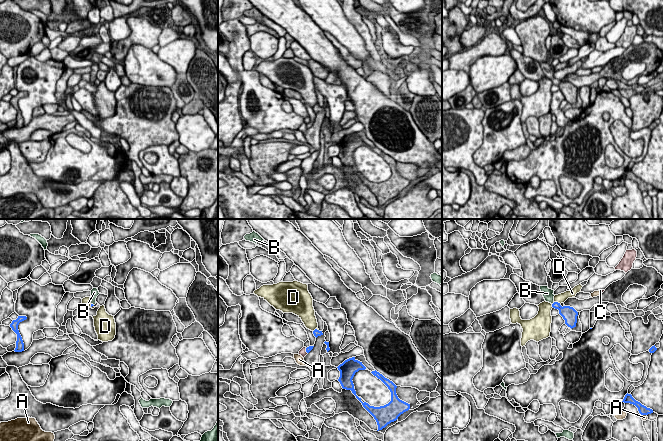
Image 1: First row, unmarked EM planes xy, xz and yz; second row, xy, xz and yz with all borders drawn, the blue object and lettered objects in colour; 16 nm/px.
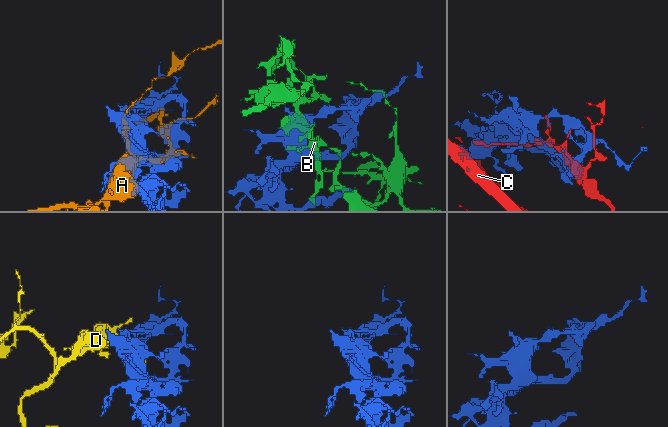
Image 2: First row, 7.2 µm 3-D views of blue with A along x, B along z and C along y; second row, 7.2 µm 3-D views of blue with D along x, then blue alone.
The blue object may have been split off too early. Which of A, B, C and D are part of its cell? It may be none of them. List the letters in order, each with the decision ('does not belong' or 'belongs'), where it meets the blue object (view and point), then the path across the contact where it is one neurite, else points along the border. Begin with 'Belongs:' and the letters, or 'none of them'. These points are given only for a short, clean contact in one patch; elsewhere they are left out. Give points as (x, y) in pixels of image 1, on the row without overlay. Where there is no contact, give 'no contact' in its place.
Belongs: B
A: does not belong; contact yz (644, 190)
B: belongs; contact yz (553, 79); way yz (566, 87), (563, 87), (553, 79), (547, 69)
C: does not belong; contact xz (306, 127); border xz (305, 124), (307, 129)
D: does not belong; contact yz (557, 78); border yz (554, 77), (560, 79)

